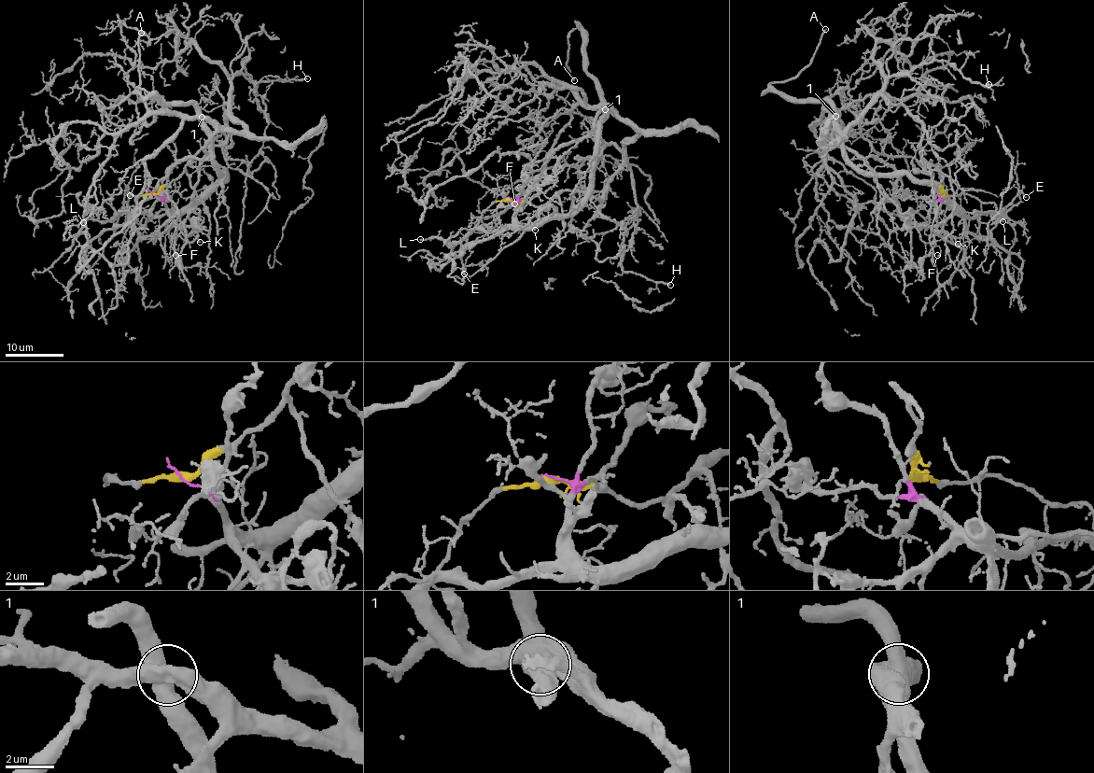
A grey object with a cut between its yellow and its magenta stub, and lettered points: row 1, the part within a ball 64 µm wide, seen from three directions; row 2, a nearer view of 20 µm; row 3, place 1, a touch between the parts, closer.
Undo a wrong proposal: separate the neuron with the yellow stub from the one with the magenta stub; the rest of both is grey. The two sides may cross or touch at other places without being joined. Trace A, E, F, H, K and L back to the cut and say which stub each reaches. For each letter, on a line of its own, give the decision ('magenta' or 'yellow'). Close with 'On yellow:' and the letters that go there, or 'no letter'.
A: magenta
E: magenta
F: magenta
H: yellow
K: magenta
L: magenta
On yellow: H

